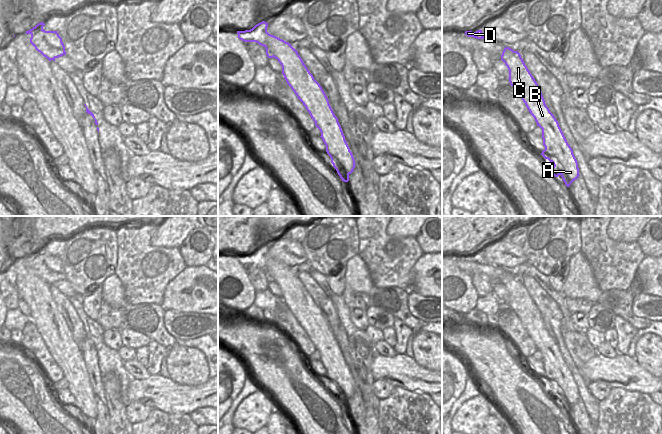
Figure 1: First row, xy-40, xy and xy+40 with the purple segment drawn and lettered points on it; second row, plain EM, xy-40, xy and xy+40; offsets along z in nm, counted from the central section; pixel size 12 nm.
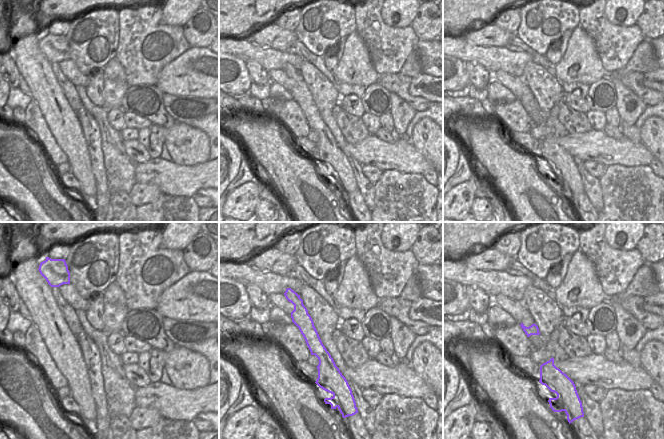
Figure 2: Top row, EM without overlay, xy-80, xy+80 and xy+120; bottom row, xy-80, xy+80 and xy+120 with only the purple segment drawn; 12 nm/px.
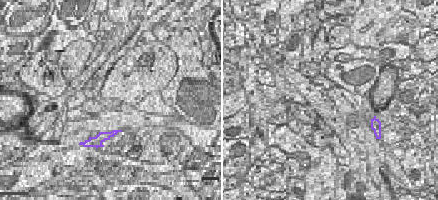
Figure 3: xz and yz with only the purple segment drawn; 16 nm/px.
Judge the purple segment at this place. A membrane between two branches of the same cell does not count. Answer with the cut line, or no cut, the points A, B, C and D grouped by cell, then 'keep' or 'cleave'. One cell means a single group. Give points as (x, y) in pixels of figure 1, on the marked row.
xy (282, 40), (271, 37), (269, 39), (269, 49), (266, 50) | A B C / D | cleave

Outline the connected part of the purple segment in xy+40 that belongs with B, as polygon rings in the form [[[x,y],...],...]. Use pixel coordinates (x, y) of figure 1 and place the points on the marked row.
[[[505,47],[501,60],[509,70],[509,82],[521,96],[530,114],[534,117],[537,126],[542,129],[543,145],[545,149],[541,155],[553,165],[550,173],[562,177],[569,187],[579,175],[578,162],[573,150],[568,144],[558,121],[545,104],[542,92],[525,65],[519,52]]]

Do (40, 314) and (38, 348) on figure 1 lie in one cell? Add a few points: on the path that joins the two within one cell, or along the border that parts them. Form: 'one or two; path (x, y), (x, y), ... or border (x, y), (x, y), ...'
two; border (32, 318), (38, 333), (52, 354)

